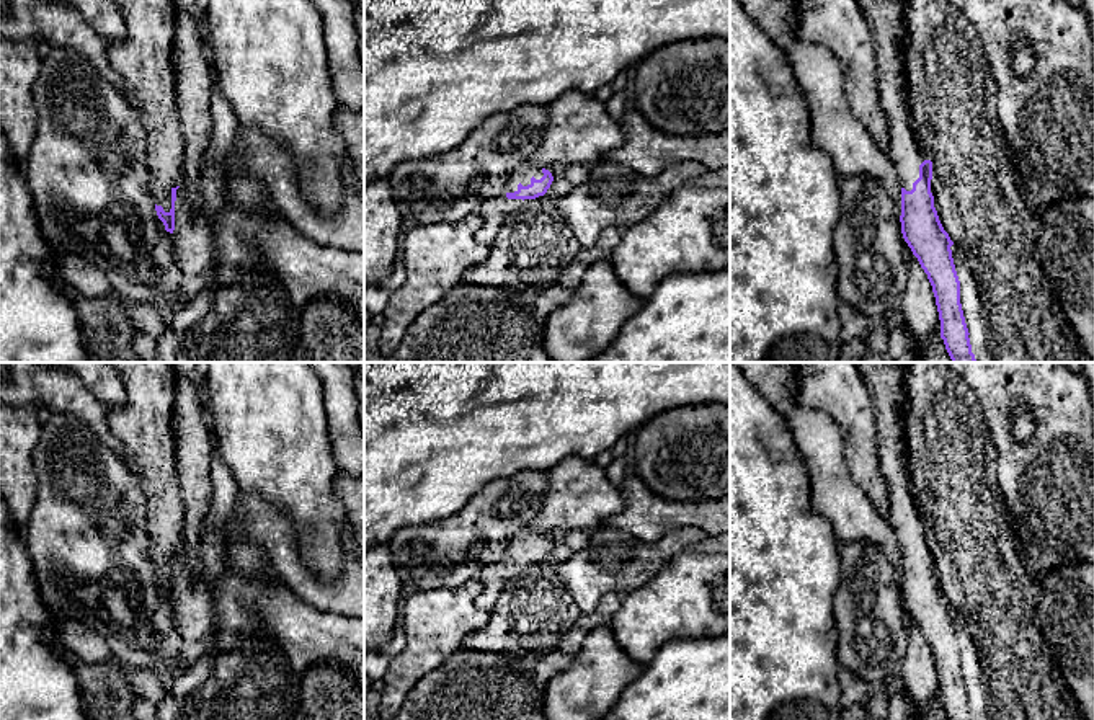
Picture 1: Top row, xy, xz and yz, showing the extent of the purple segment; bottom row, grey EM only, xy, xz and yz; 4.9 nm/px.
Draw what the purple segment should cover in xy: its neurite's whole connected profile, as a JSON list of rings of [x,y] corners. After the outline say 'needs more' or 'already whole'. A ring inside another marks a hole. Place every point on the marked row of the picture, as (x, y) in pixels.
[[[113,0],[121,11],[126,38],[121,42],[106,42],[109,65],[121,75],[126,88],[122,96],[136,109],[144,124],[149,147],[150,188],[155,196],[155,211],[165,230],[175,230],[176,189],[189,180],[185,170],[185,139],[180,124],[176,100],[176,75],[173,39],[178,8],[173,0]]]; needs more

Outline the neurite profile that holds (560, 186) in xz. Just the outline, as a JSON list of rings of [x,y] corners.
[[[555,167],[550,170],[554,181],[550,188],[547,189],[547,193],[544,194],[547,199],[557,201],[573,189],[571,183],[565,176],[565,170],[567,170],[565,167]]]

